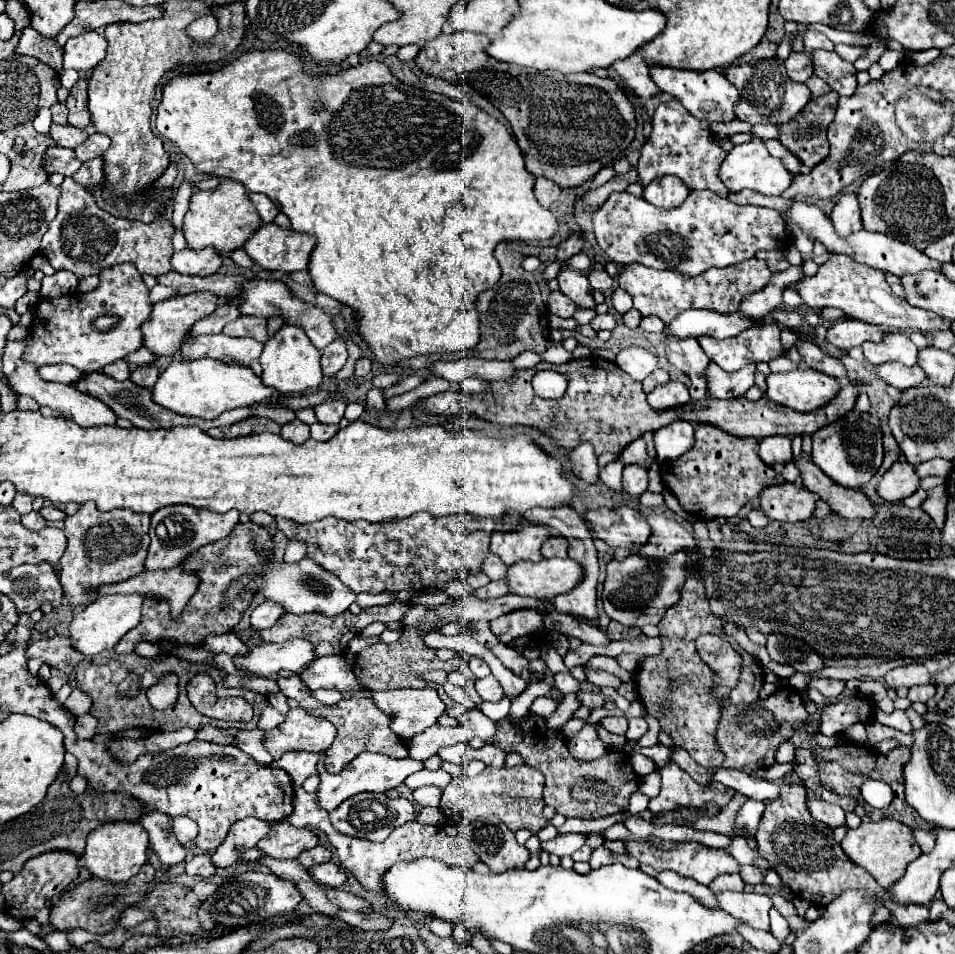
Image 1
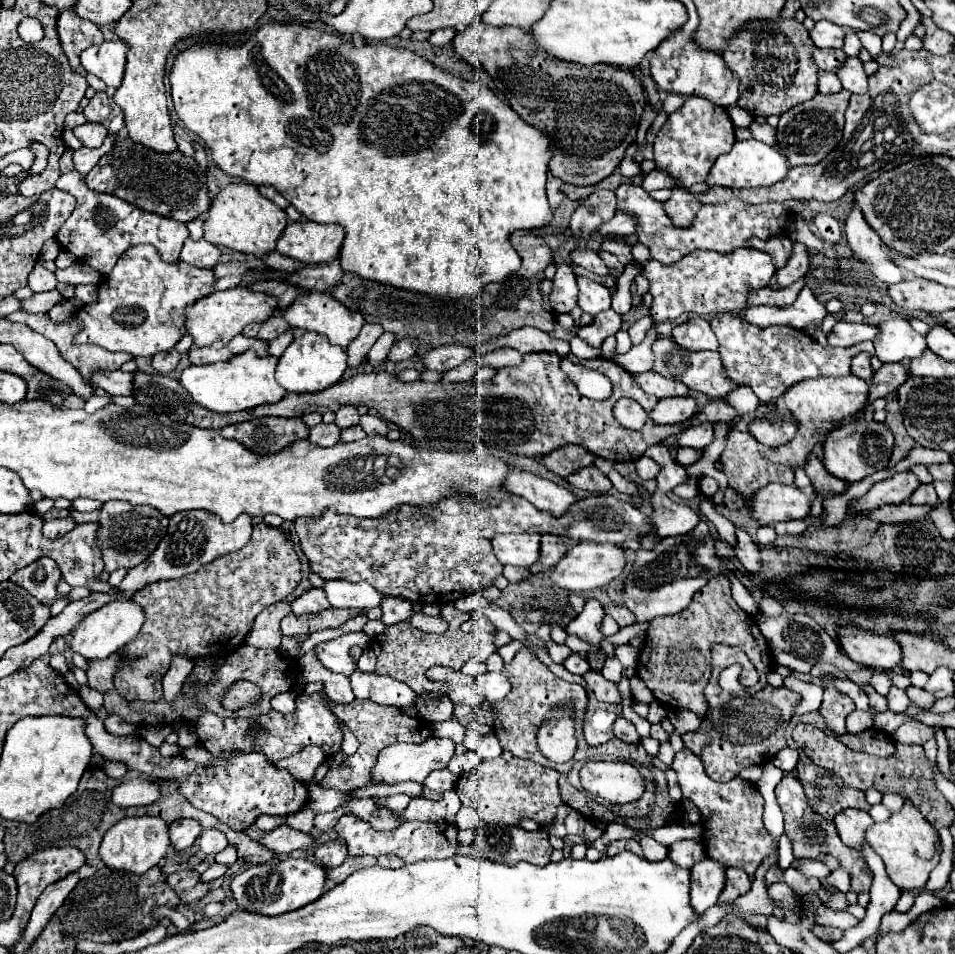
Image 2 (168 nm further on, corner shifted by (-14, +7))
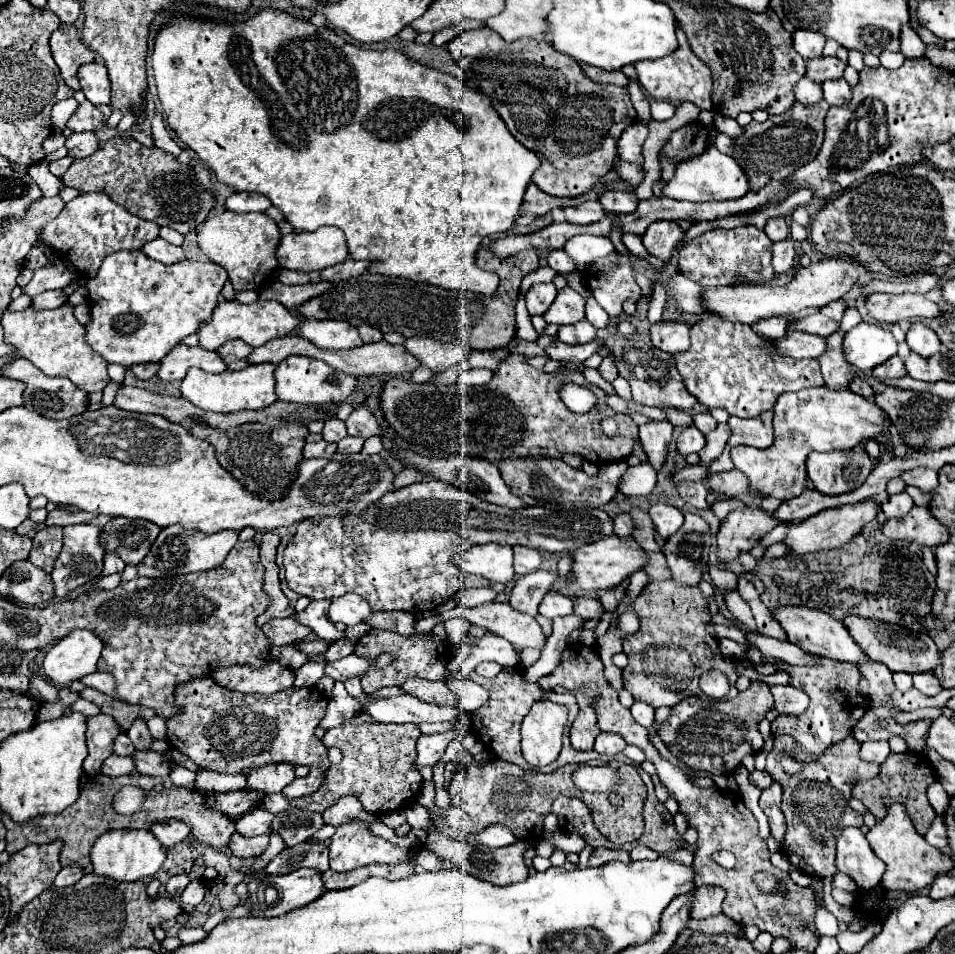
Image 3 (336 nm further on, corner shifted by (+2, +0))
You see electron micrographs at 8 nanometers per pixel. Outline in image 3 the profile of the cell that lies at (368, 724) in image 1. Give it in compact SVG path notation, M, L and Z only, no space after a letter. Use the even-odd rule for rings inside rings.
M366 712L356 714L354 718L336 726L336 734L324 734L322 742L332 744L342 750L344 758L340 766L330 766L330 774L324 778L324 784L310 796L288 800L282 794L268 794L264 808L272 814L280 814L292 808L322 812L342 796L356 796L366 812L388 812L404 808L418 796L422 786L422 776L412 768L412 756L416 756L416 740L420 730L416 724L384 724L372 722Z

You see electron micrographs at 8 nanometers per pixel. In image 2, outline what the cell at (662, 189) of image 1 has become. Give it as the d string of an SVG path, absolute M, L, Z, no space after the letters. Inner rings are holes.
M672 189L672 197L664 203L664 211L676 227L688 227L694 221L698 209L700 203L688 189Z

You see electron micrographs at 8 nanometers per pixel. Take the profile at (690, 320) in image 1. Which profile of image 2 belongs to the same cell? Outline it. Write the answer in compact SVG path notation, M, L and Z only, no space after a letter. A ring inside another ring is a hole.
M804 287L792 305L784 305L784 307L754 305L754 307L746 307L742 315L746 321L760 327L788 325L794 329L804 329L810 323L820 325L822 319L828 315L828 311L822 303L816 301L814 293L808 287Z

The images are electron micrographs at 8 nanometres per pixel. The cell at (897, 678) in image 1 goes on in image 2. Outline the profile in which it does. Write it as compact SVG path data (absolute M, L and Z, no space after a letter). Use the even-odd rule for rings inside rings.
M842 625L836 629L836 637L840 639L840 645L846 649L850 659L856 663L884 669L900 665L898 643L888 635L878 635L860 627Z

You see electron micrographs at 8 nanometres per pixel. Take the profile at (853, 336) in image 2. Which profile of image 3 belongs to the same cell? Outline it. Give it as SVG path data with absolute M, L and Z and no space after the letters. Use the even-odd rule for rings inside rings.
M788 332L782 340L776 340L774 344L780 344L788 356L802 360L802 358L818 358L826 352L826 338L816 334L804 334L804 332Z

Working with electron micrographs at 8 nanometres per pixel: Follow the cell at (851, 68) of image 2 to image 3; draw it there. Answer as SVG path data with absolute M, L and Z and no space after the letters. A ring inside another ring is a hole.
M844 78L828 80L828 82L822 84L822 88L824 88L824 100L830 106L844 106L852 98L852 90L850 90L850 86L848 86L848 82Z

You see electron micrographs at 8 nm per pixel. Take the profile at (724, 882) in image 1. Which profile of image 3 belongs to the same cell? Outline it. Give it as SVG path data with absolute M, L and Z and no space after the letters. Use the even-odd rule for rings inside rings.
M700 886L696 890L696 898L692 900L692 918L710 918L720 914L724 896L726 892L720 886Z

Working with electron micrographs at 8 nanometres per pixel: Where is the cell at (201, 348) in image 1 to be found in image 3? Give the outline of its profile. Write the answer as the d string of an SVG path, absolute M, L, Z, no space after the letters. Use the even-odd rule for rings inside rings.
M178 344L162 362L160 362L160 370L158 376L162 380L182 380L188 372L188 368L202 368L204 372L212 372L212 374L222 374L228 370L226 362L222 360L222 356L218 352L210 352L204 350L200 346L192 348L186 344Z

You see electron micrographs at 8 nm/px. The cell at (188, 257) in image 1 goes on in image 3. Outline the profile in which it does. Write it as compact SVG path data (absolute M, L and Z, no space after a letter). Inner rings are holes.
M156 238L156 240L148 242L142 248L142 252L146 256L150 256L152 260L162 262L162 264L178 264L178 262L186 260L186 252L180 246L172 246L166 240L162 240L162 238Z

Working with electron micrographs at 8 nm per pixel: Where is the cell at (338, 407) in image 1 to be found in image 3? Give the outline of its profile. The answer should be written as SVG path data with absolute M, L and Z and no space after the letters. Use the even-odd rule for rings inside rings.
M328 418L324 422L324 430L322 430L322 438L326 442L338 442L346 436L346 424L338 418Z

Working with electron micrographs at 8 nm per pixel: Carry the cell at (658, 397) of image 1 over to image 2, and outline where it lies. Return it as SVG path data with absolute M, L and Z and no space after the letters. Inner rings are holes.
M670 397L660 399L648 417L658 425L678 425L688 421L696 413L696 401L692 397Z

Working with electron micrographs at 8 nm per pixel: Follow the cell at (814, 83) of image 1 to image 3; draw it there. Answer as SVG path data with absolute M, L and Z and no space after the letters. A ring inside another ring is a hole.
M806 76L794 86L794 94L796 94L796 100L802 104L816 104L822 100L822 88L816 82L808 80Z

